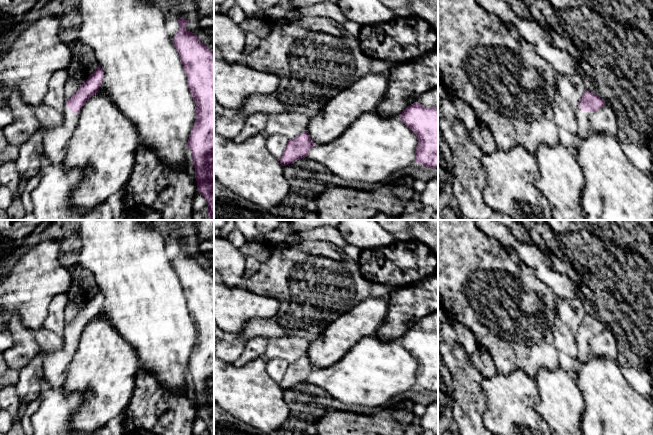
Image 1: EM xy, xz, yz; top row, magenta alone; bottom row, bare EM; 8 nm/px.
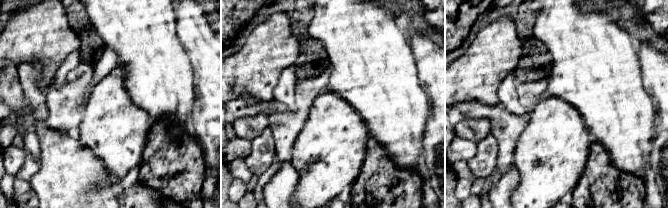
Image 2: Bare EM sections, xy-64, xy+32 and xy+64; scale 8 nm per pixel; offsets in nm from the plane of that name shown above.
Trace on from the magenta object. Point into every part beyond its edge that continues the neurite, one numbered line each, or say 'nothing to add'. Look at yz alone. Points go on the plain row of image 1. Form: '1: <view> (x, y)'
1: yz (584, 351)

